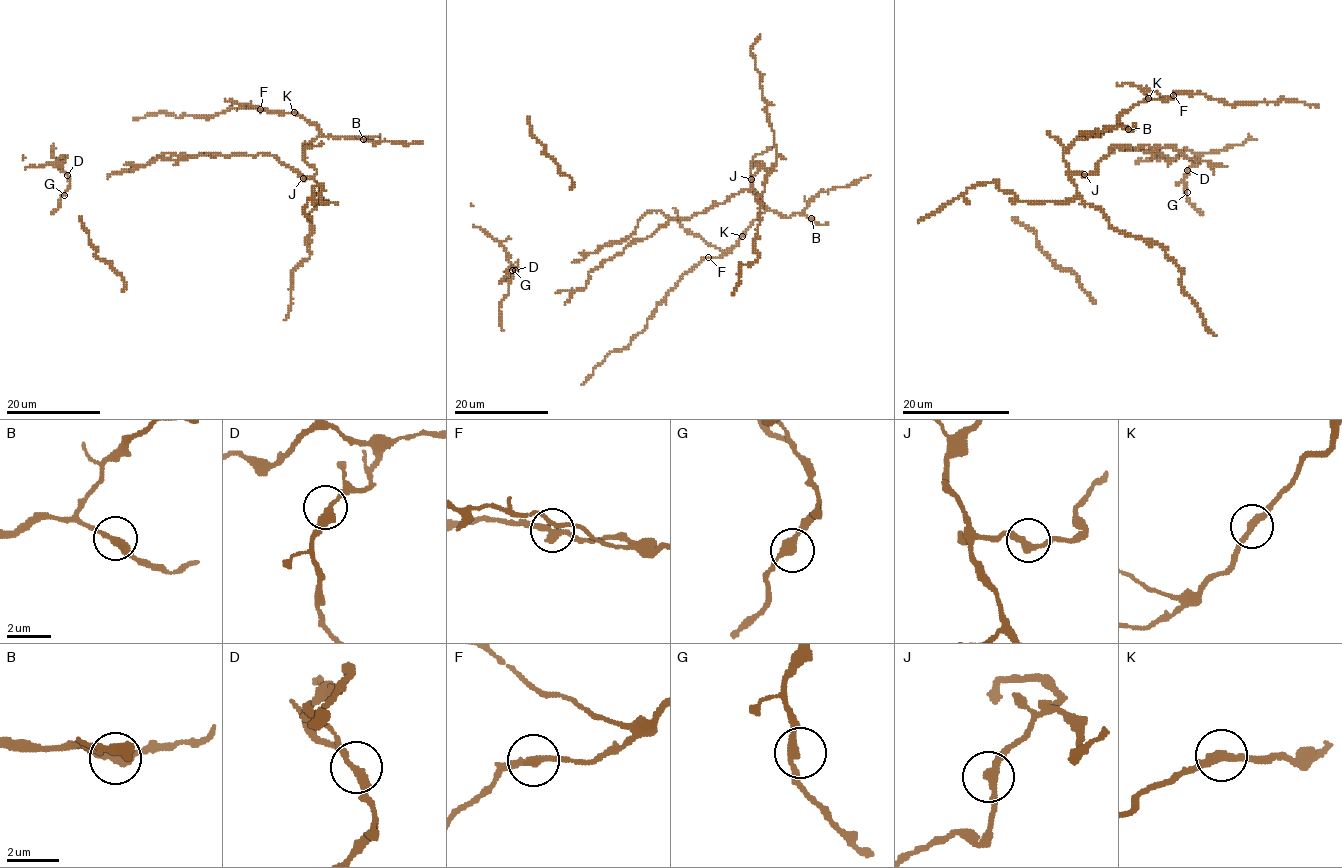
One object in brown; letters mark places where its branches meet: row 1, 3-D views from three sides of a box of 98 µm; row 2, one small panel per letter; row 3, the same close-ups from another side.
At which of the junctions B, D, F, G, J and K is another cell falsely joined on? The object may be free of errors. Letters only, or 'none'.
F

